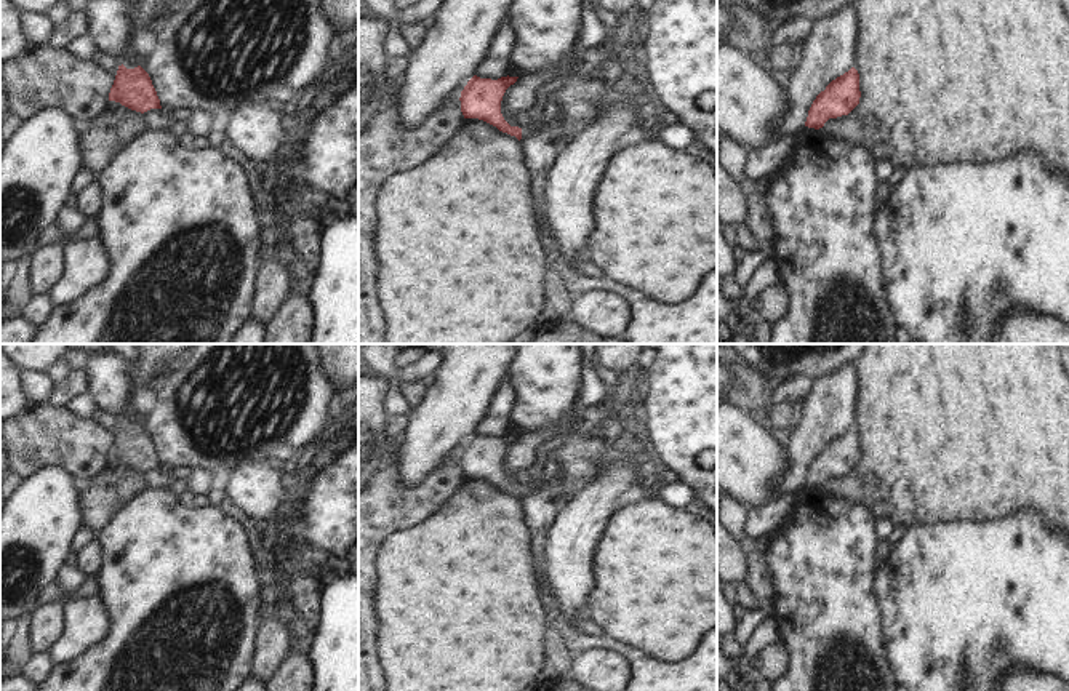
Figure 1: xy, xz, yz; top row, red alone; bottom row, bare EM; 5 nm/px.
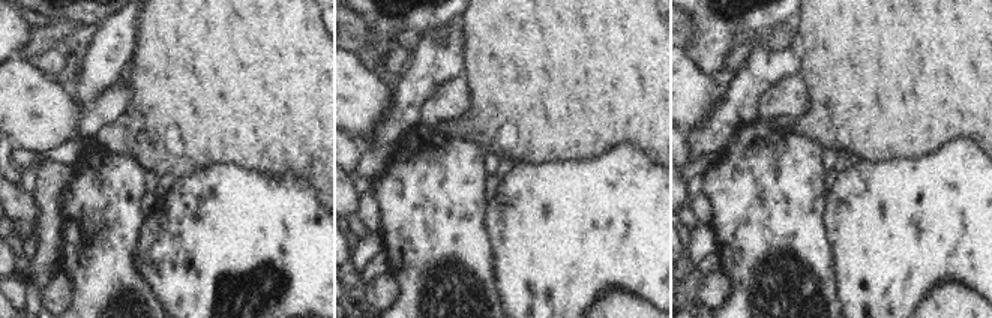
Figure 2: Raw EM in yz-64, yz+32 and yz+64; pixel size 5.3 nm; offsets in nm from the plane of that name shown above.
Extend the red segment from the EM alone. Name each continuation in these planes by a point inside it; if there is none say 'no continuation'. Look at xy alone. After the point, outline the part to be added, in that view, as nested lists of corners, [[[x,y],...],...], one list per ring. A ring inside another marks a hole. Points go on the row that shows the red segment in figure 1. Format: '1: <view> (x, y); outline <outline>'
1: xy (104, 59); outline [[[96,50],[93,53],[91,61],[94,61],[98,66],[104,67],[110,72],[110,75],[115,80],[117,70],[118,70],[118,59],[114,54],[104,53],[101,50]]]

